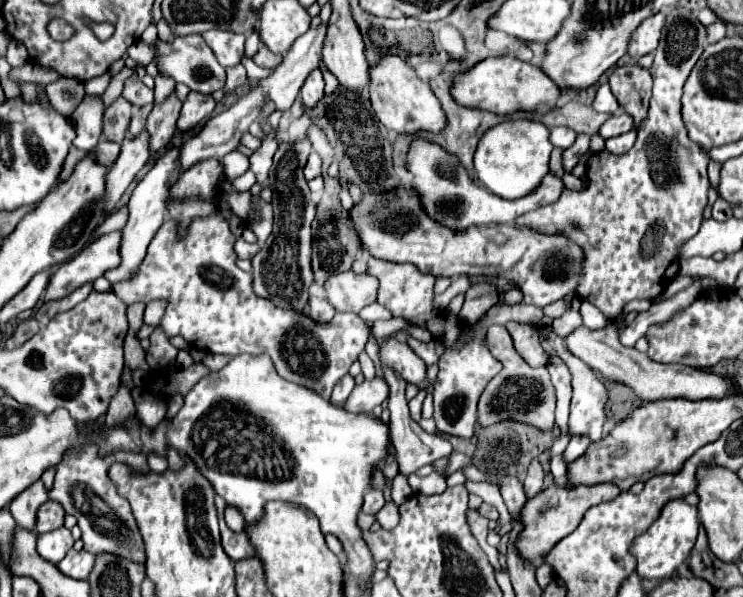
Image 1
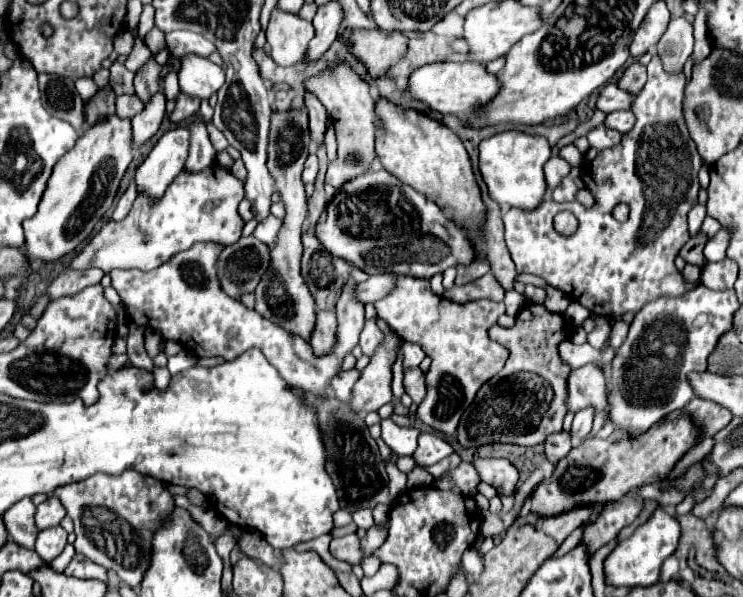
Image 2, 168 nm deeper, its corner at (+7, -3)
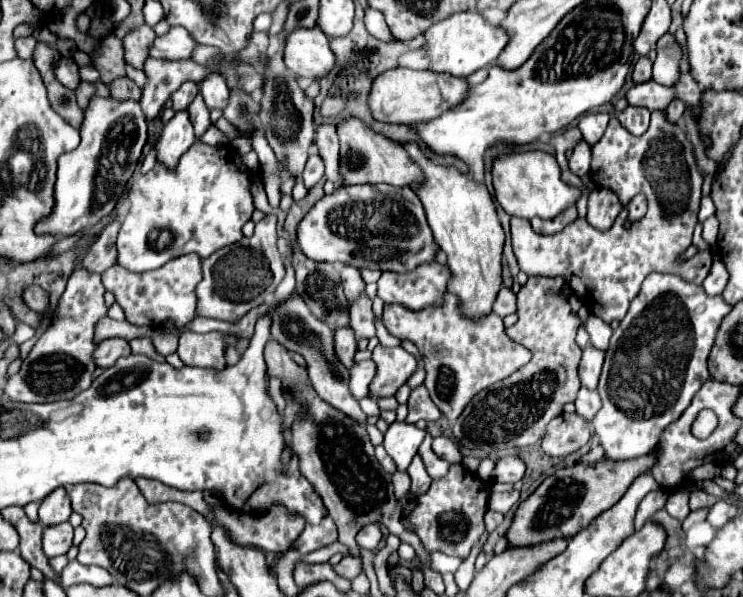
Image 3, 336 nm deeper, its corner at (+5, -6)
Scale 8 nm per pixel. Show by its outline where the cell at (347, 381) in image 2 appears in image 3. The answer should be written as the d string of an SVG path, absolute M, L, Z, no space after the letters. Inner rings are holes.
M361 361L361 363L355 363L351 369L349 369L349 391L351 395L361 401L363 397L367 397L367 385L371 383L371 379L375 377L375 363L373 361Z

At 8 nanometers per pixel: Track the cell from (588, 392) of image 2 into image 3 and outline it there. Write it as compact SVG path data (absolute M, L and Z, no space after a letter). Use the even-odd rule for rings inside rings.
M591 345L583 349L583 359L581 359L581 365L579 365L579 379L581 379L581 385L587 387L589 391L597 389L603 359L605 359L605 353L599 351L599 349L595 349Z

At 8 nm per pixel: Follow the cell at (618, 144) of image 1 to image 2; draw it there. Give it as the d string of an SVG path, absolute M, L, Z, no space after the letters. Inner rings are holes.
M599 124L595 130L589 130L587 132L587 140L593 148L601 150L601 148L611 148L613 144L619 144L621 140L621 134L619 132L613 132L611 128L607 128L605 124Z

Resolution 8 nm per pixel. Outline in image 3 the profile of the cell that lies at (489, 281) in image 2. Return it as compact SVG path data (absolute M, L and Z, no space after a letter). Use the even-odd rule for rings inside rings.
M501 287L499 289L499 293L497 293L497 299L495 299L495 303L493 303L493 311L499 315L499 317L505 317L505 315L509 315L509 313L515 313L515 293L509 289L509 287Z

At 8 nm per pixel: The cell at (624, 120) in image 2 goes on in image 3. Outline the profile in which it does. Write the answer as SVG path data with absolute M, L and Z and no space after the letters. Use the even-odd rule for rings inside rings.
M627 107L621 113L617 113L615 117L619 119L619 123L631 133L631 135L643 135L649 127L649 109L643 107Z

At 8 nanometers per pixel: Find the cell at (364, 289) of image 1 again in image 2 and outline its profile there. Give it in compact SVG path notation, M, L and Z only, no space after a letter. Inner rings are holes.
M377 274L371 276L369 280L357 284L357 298L367 304L367 302L377 302L383 296L387 296L395 288L395 274Z

